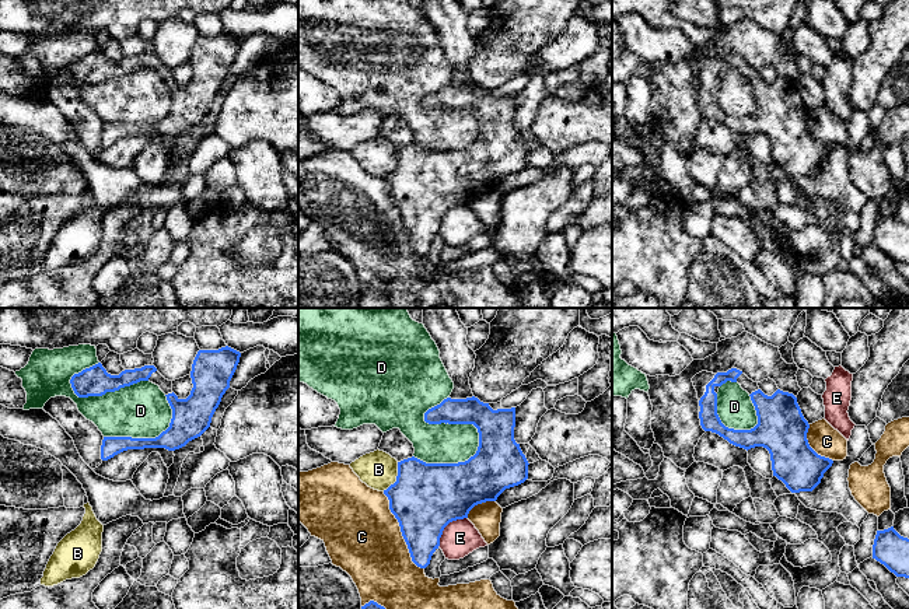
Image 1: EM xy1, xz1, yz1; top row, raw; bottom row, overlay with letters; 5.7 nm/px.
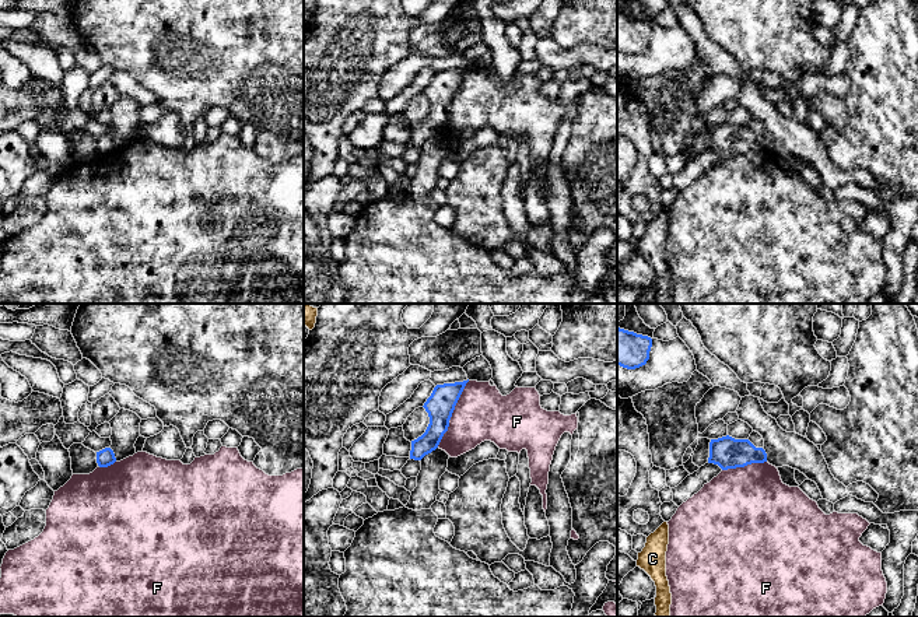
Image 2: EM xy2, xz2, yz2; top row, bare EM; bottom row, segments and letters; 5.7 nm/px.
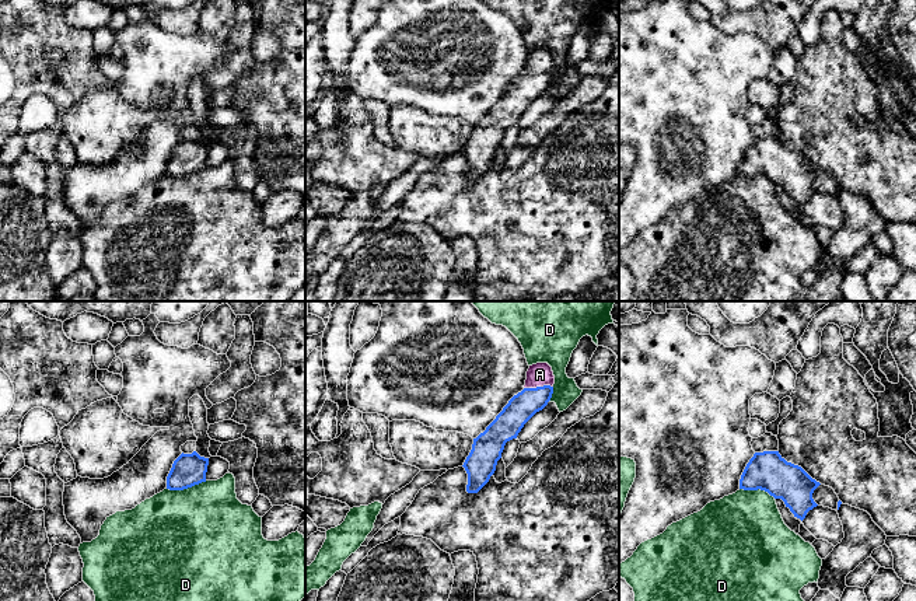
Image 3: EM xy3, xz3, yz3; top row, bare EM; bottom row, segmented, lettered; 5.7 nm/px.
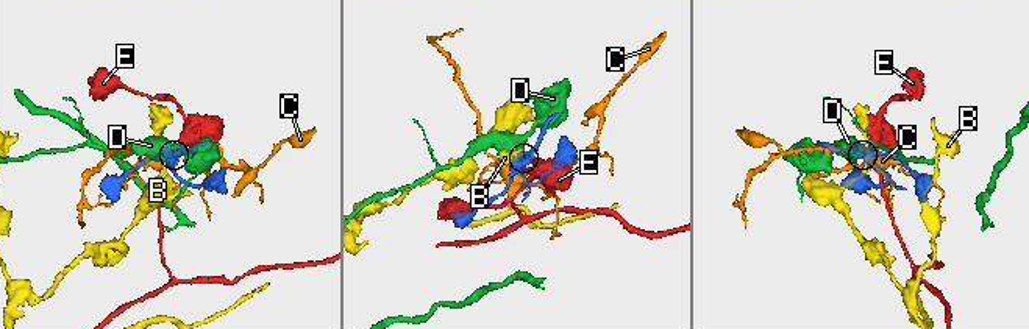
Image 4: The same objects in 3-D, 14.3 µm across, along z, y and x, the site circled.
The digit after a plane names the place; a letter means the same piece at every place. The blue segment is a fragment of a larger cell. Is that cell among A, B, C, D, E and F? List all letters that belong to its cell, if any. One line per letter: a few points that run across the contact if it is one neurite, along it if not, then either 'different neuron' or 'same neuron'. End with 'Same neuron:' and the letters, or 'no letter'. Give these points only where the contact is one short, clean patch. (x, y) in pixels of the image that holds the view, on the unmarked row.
A: line xz3 (524, 91), (538, 73), (539, 60); same neuron
B: different neuron
C: different neuron
D: different neuron
E: different neuron
F: different neuron
Same neuron: A

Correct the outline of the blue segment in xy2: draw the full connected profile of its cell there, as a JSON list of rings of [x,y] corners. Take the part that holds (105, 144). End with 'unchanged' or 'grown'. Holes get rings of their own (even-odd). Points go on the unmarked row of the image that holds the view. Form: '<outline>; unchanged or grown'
[[[111,134],[97,139],[97,150],[99,154],[108,154],[116,148],[115,140]]]; unchanged

